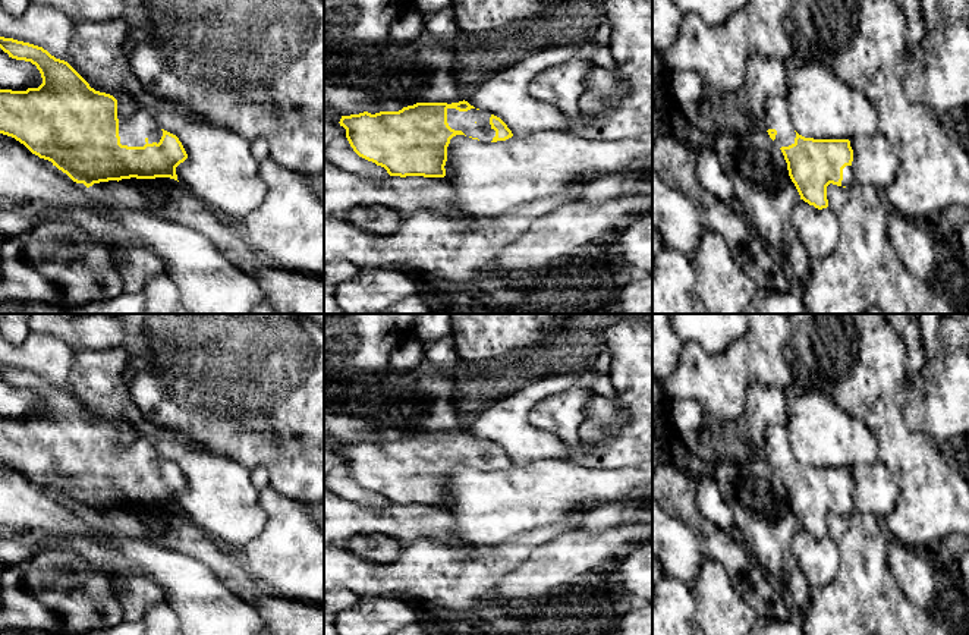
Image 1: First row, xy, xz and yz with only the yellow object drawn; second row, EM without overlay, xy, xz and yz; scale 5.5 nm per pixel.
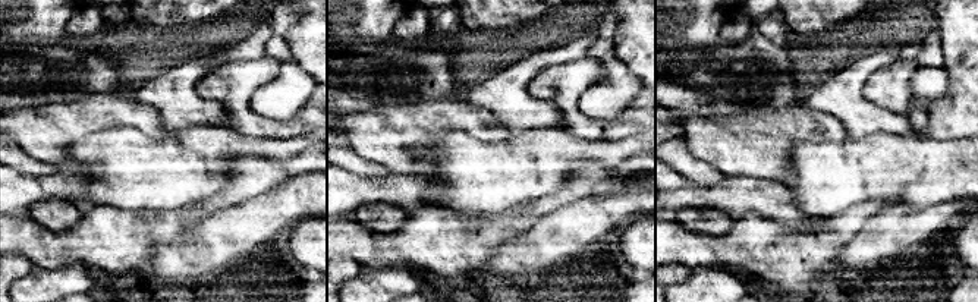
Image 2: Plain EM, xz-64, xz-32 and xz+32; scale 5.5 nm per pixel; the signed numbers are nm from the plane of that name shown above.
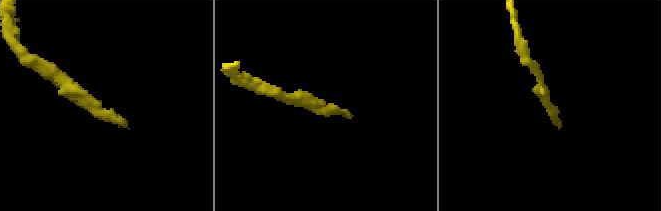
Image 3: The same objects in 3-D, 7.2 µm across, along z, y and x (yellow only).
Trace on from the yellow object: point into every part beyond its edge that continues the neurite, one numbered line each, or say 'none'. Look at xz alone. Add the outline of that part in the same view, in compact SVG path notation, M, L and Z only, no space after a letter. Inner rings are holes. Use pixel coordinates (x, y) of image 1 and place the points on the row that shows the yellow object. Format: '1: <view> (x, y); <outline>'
1: xz (459, 120); M447 109L447 123L454 131L462 131L466 136L478 138L482 142L491 142L495 131L490 125L490 111L471 109L459 111Z

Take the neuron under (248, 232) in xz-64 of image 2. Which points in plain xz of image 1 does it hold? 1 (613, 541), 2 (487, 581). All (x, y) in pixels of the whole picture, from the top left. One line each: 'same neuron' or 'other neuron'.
1: same neuron
2: other neuron

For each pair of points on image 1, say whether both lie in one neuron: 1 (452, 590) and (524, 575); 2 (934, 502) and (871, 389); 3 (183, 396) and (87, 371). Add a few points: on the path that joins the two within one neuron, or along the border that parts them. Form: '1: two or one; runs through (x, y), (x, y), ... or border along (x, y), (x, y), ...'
1: two; border along (499, 578), (490, 602)
2: one; runs through (921, 472), (896, 443), (887, 426), (887, 411)
3: two; border along (126, 387), (131, 401), (137, 406)

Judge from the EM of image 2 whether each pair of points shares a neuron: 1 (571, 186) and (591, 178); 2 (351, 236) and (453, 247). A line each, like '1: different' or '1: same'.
1: same
2: same

